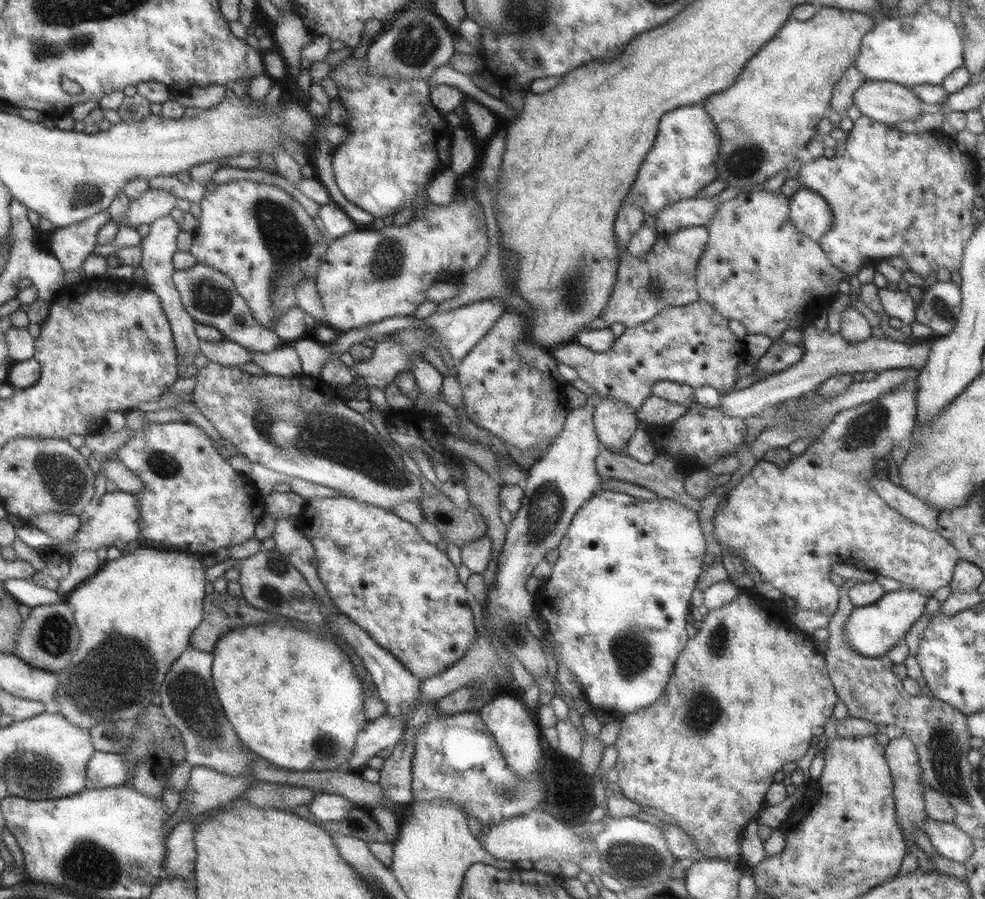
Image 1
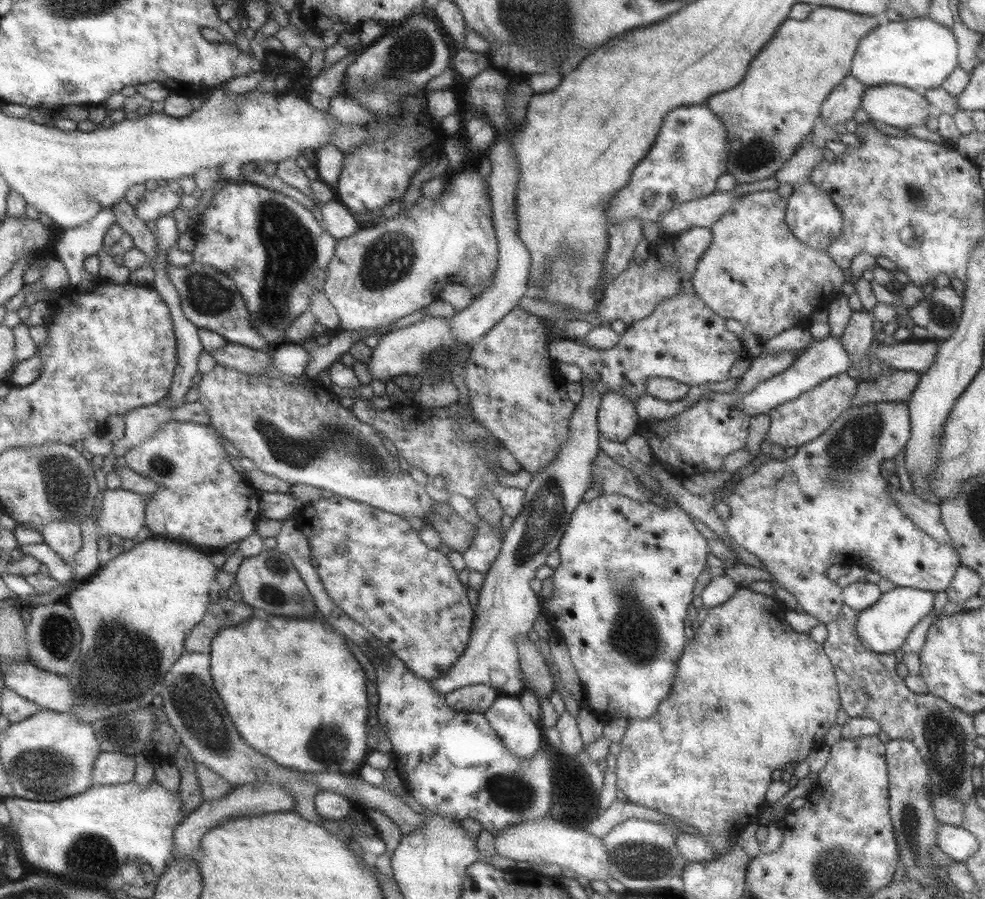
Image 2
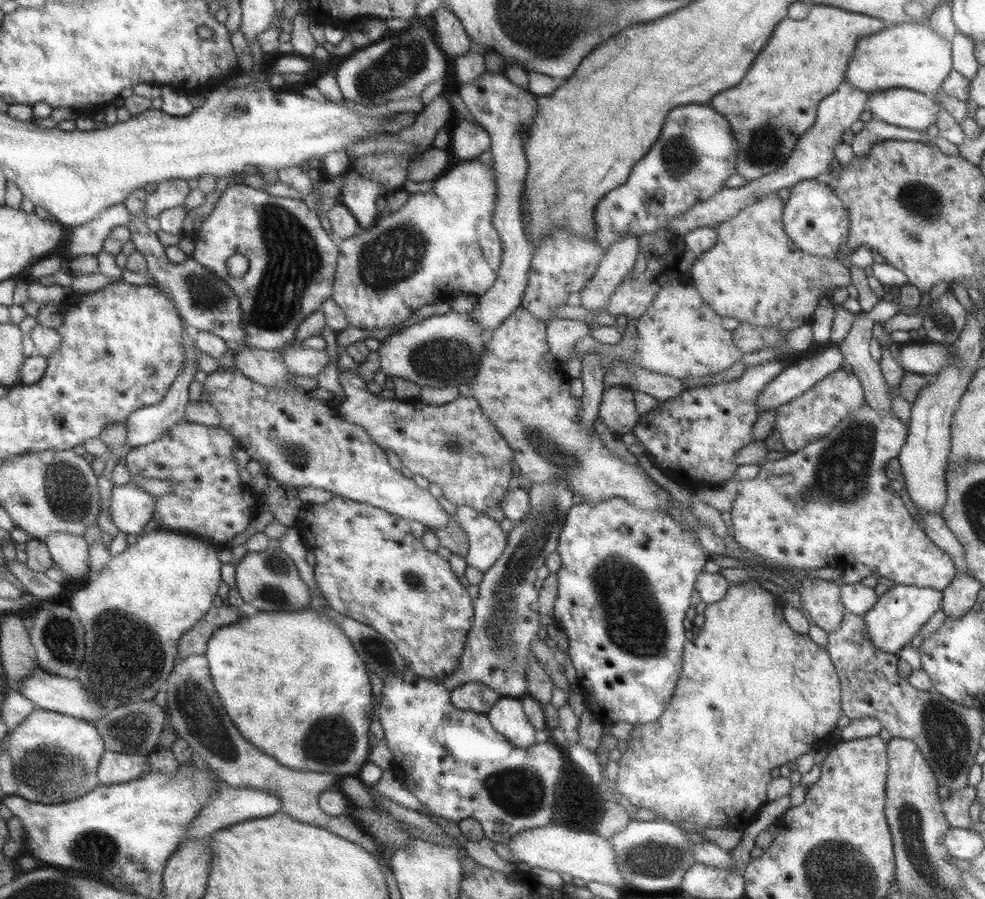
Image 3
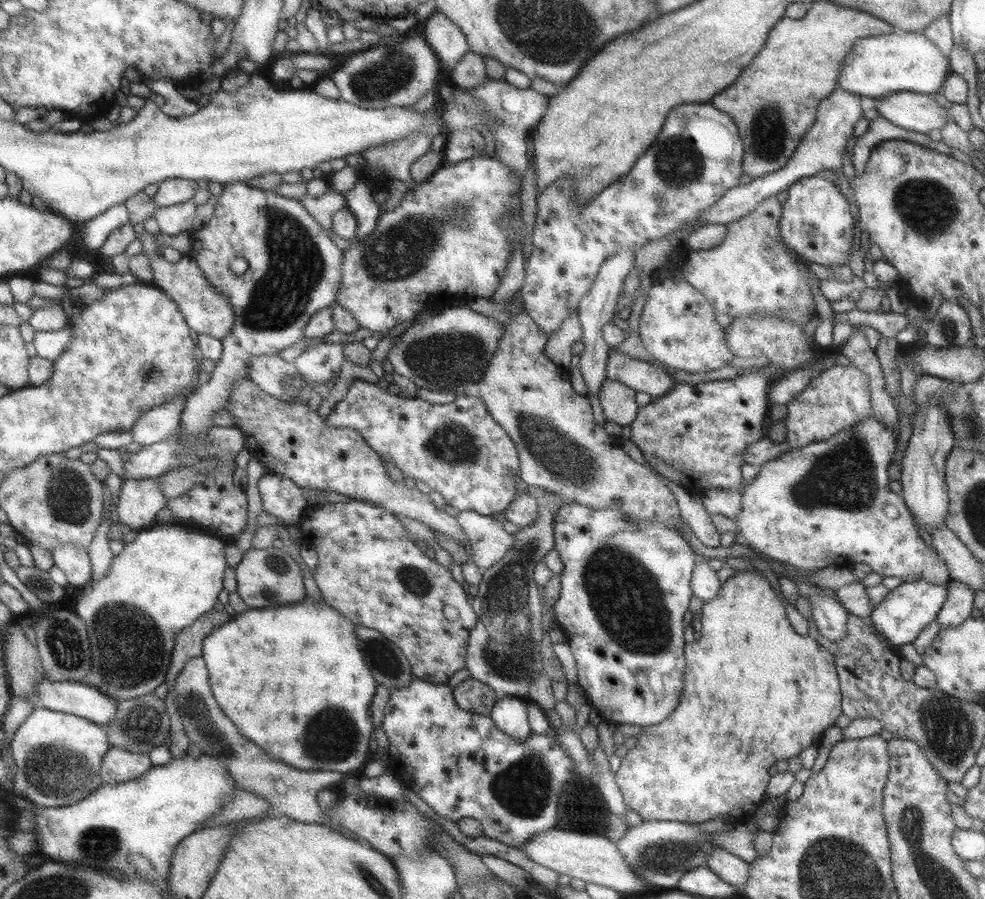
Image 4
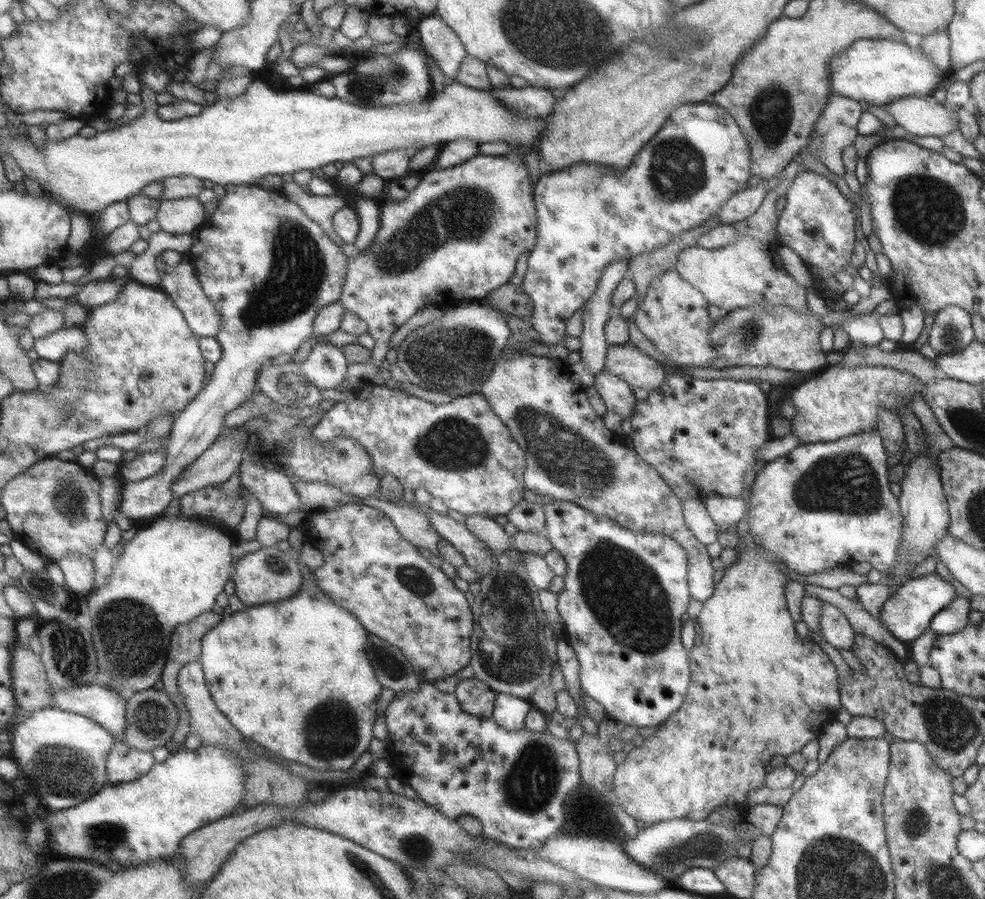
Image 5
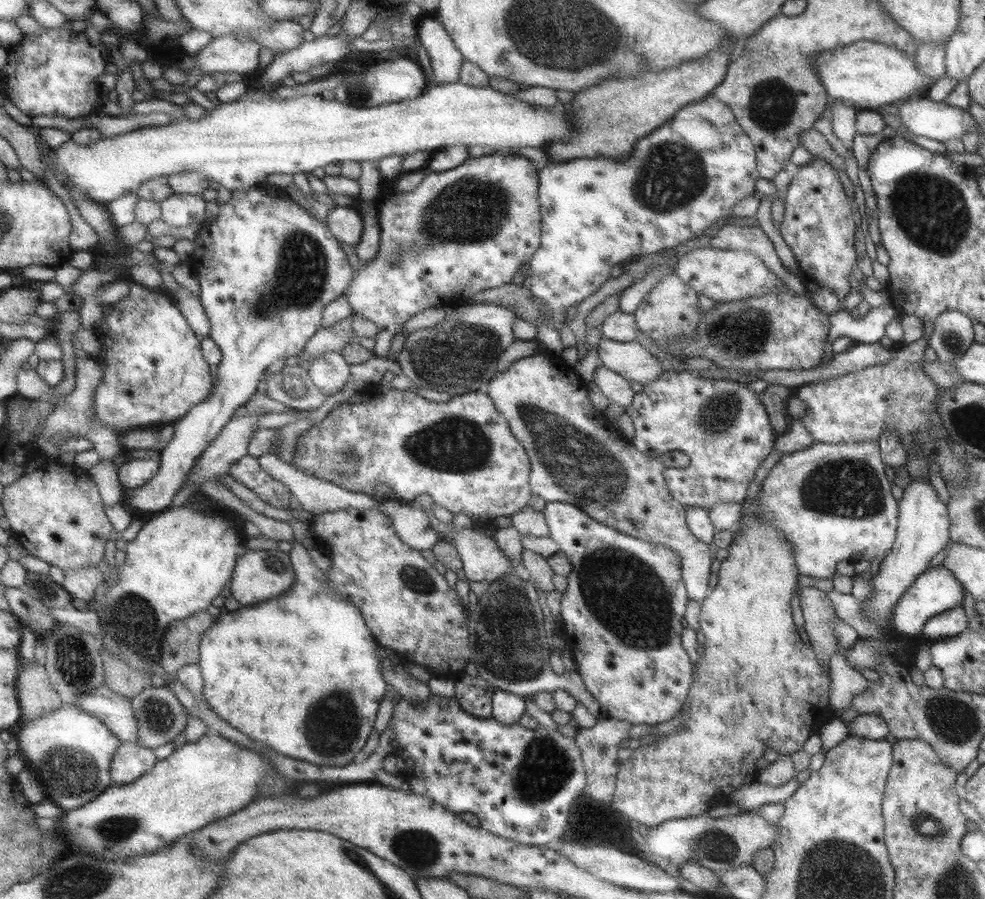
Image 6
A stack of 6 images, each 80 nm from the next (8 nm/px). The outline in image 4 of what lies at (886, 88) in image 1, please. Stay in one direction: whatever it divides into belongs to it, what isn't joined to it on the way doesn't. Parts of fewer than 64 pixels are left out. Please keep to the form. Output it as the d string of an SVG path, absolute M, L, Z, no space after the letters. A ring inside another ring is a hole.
M898 92L884 99L875 100L875 108L888 122L909 132L928 135L932 130L940 130L946 126L948 110L941 108L932 95L916 94L914 92Z

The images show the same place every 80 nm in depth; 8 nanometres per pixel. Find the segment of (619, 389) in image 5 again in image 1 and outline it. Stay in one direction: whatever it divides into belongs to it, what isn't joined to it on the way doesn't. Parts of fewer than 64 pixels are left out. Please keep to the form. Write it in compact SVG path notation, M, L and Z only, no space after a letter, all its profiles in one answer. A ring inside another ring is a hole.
M602 397L594 411L598 440L604 448L621 448L628 444L639 428L639 418L623 400Z

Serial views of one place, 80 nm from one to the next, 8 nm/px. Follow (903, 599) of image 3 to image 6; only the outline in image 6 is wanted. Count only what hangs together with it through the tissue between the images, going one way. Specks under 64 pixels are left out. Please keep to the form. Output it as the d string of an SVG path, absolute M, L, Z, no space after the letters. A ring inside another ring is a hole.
M943 565L930 567L910 585L908 591L898 600L898 604L894 607L894 613L892 613L892 628L898 634L918 639L924 624L928 620L942 612L963 606L964 590L960 582L956 580L956 576L953 576L952 572L946 570Z

